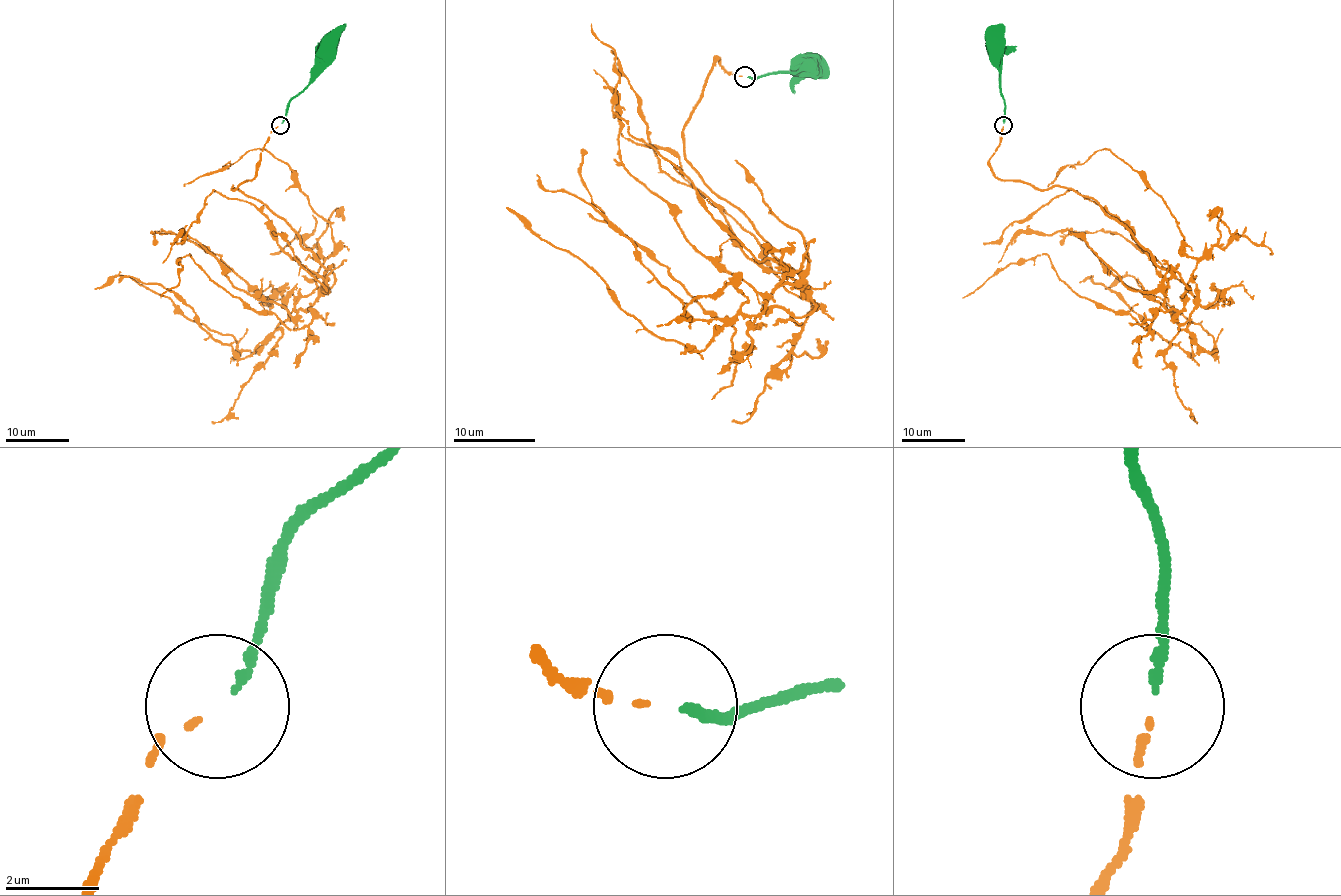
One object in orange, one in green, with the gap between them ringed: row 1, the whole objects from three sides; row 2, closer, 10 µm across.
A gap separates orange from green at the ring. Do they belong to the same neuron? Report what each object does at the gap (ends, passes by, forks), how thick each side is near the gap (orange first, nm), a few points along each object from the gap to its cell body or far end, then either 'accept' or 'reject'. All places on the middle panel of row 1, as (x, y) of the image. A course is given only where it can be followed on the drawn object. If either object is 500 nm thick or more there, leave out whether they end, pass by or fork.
orange ends | green ends | 80/160 nm | orange via (741, 76), (717, 60), (686, 162), (807, 286), (768, 298), (743, 355), (608, 222), (585, 150) | green via (747, 76), (754, 78), (782, 72), (830, 74) | accept

